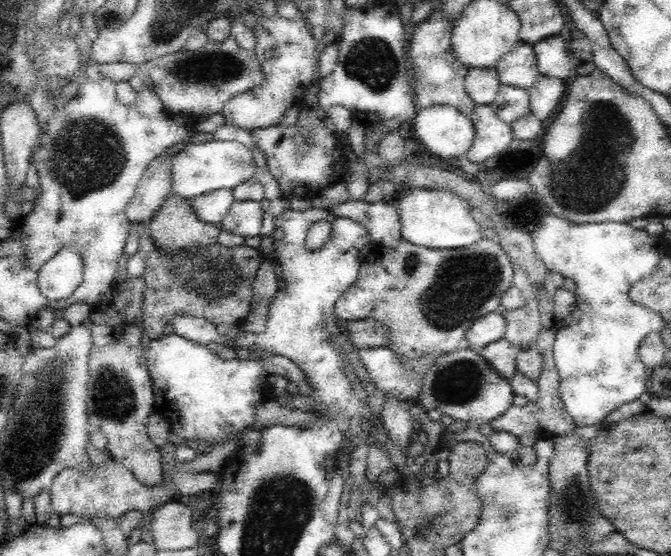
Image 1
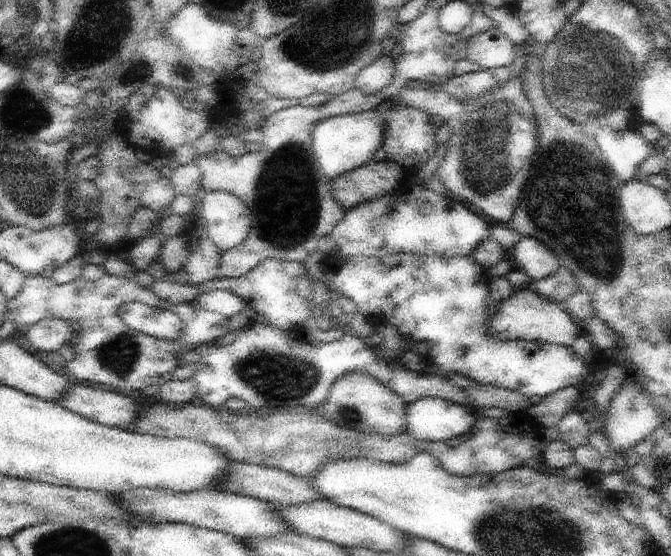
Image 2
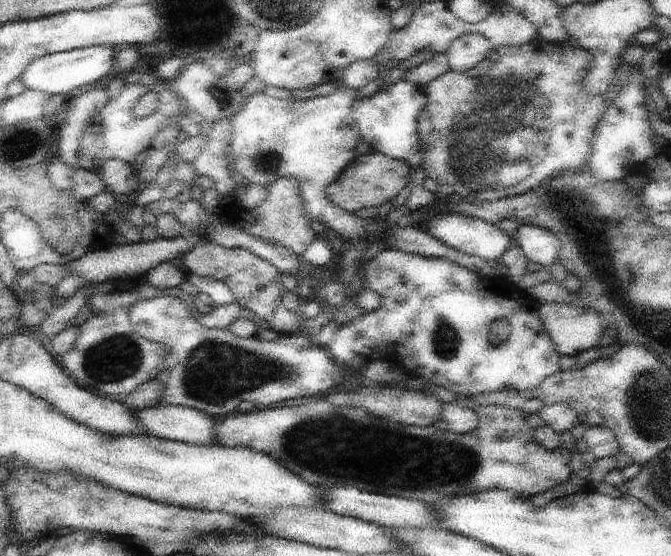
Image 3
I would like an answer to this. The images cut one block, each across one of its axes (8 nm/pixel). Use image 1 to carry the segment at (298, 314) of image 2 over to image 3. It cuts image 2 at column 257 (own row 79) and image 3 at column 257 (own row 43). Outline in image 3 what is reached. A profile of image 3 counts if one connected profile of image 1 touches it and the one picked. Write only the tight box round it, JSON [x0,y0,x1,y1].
[183,240,284,323]

